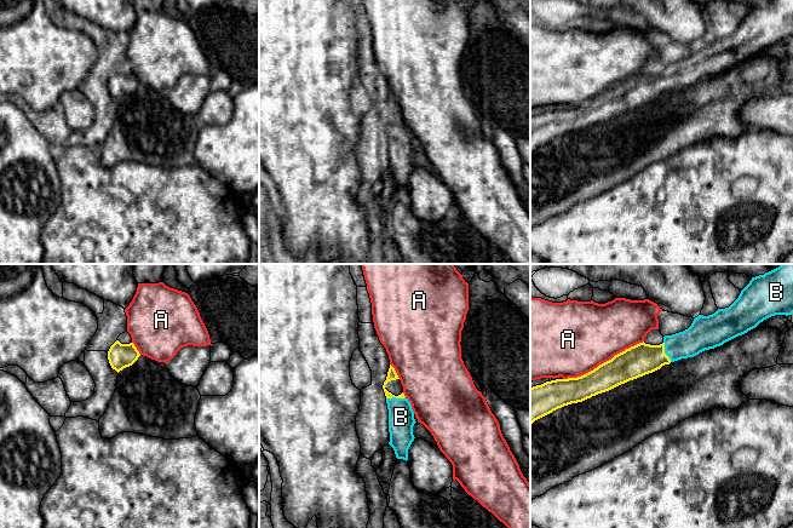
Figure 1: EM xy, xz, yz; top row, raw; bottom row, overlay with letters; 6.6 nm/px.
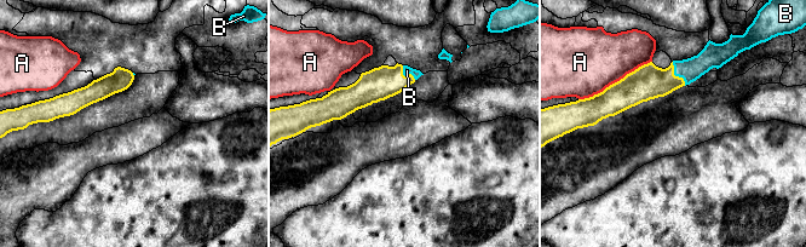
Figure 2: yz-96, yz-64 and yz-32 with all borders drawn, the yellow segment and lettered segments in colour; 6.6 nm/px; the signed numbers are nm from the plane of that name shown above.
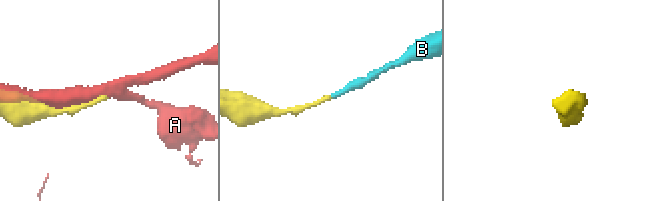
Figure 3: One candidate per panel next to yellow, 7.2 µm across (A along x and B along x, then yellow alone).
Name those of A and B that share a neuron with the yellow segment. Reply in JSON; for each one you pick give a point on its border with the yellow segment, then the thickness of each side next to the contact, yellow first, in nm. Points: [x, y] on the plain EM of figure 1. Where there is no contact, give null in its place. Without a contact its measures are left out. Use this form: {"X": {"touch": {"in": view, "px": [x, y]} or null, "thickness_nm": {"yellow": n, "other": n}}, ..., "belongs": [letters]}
{"B": {"touch": {"in": "yz", "px": [664, 80]}, "thickness_nm": {"yellow": 200, "other": 190}}, "belongs": ["B"]}

